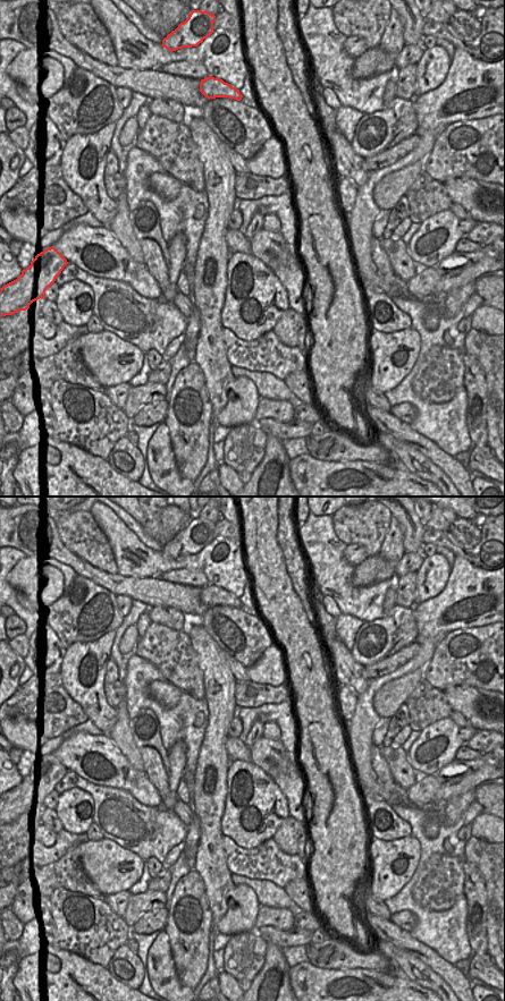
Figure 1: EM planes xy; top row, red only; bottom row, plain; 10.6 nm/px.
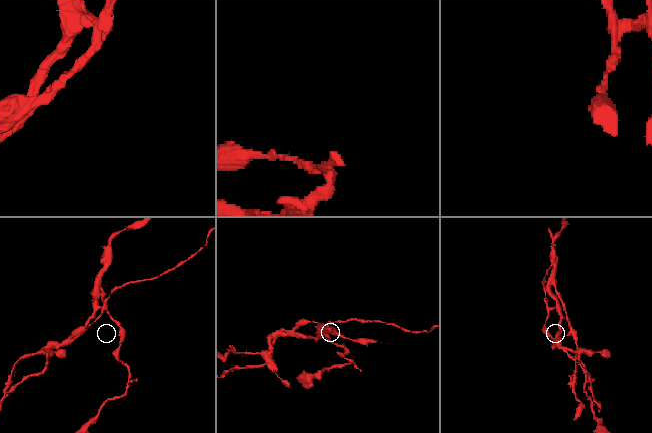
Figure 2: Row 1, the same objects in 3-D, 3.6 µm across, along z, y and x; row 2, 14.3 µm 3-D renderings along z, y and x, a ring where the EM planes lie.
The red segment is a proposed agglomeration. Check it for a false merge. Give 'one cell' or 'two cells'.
two cells

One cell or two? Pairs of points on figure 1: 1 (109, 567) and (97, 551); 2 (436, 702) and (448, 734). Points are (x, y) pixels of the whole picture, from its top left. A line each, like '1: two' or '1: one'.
1: one
2: two

